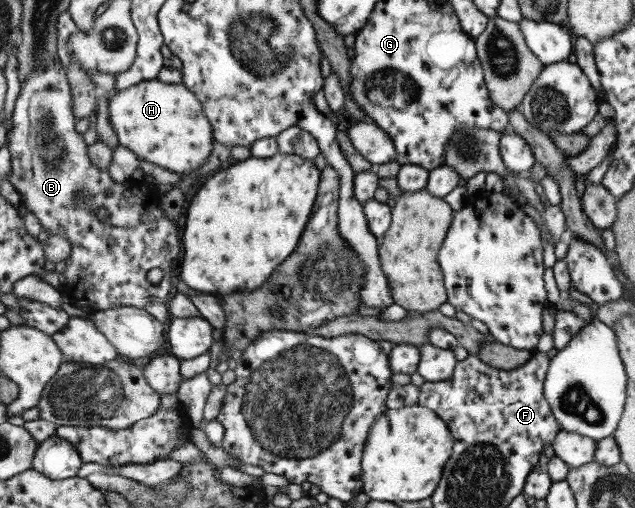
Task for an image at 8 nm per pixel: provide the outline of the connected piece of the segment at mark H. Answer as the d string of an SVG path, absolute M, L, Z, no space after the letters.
M155 79L114 90L109 115L123 147L131 149L143 160L177 174L189 174L201 168L213 152L216 134L212 122L205 115L200 98L184 83L171 84Z

